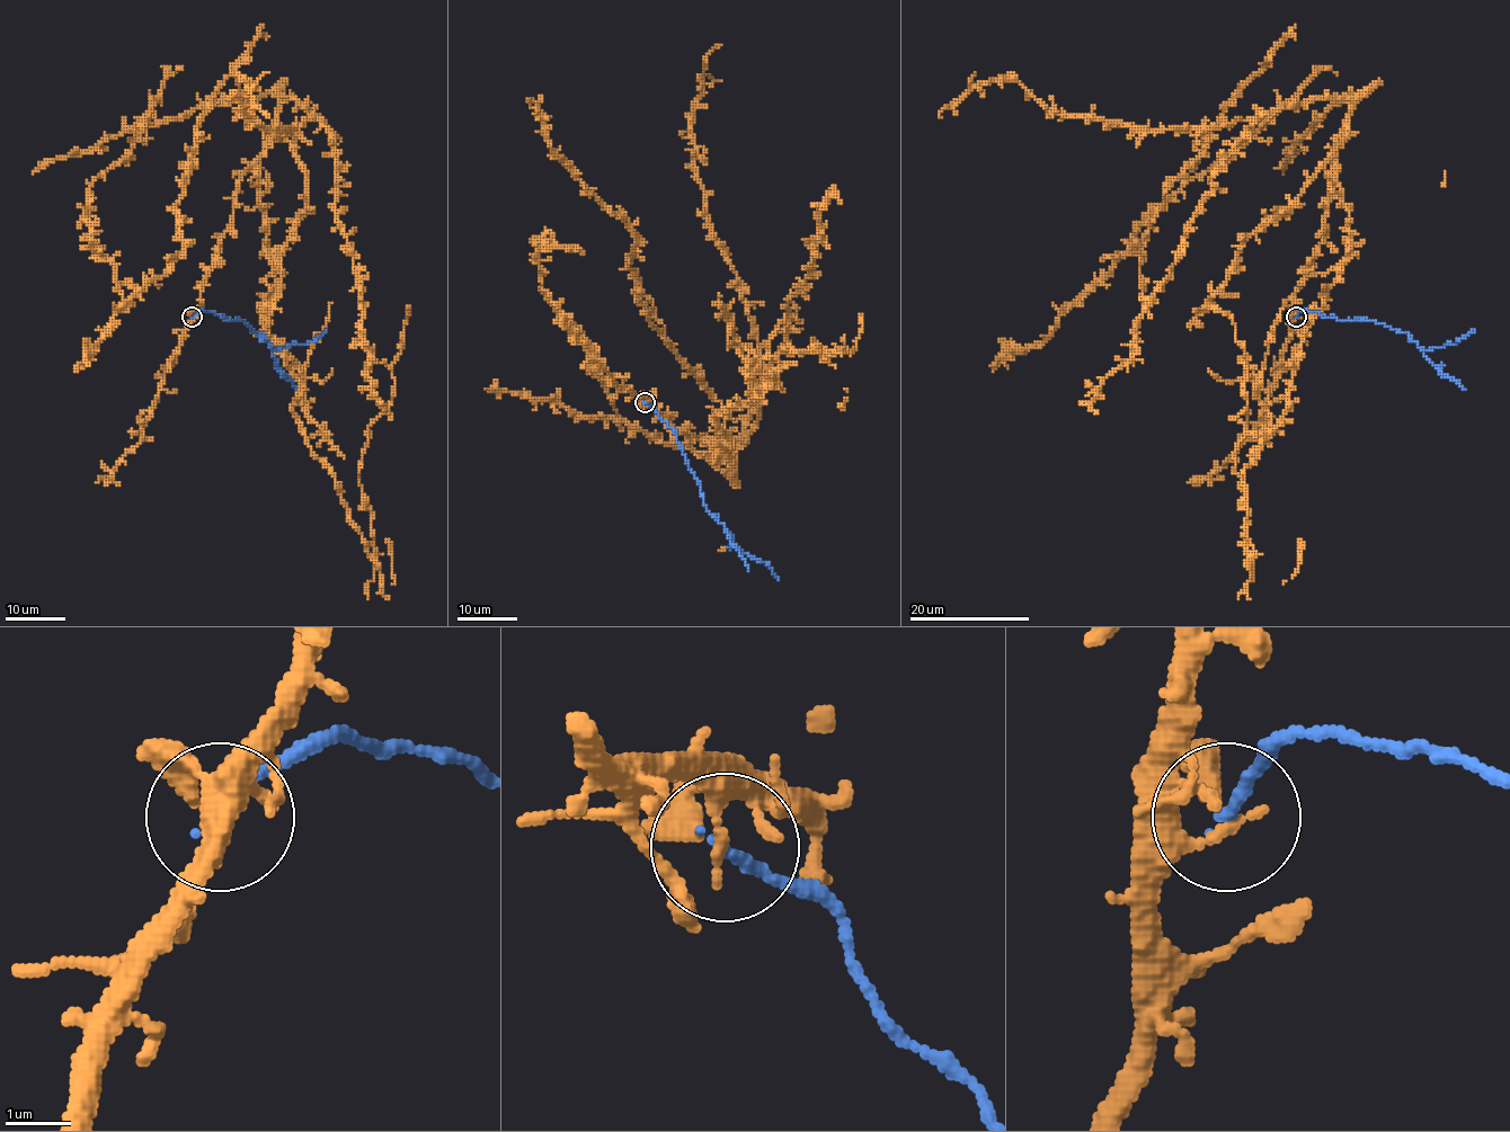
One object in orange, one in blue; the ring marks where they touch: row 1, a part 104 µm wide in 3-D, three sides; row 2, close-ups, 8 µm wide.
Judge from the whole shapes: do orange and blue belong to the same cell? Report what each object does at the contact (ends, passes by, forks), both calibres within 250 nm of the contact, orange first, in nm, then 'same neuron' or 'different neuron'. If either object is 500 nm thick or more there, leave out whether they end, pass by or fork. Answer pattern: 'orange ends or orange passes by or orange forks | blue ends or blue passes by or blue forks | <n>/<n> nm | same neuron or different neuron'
orange ends | blue ends | 240/180 nm | different neuron

